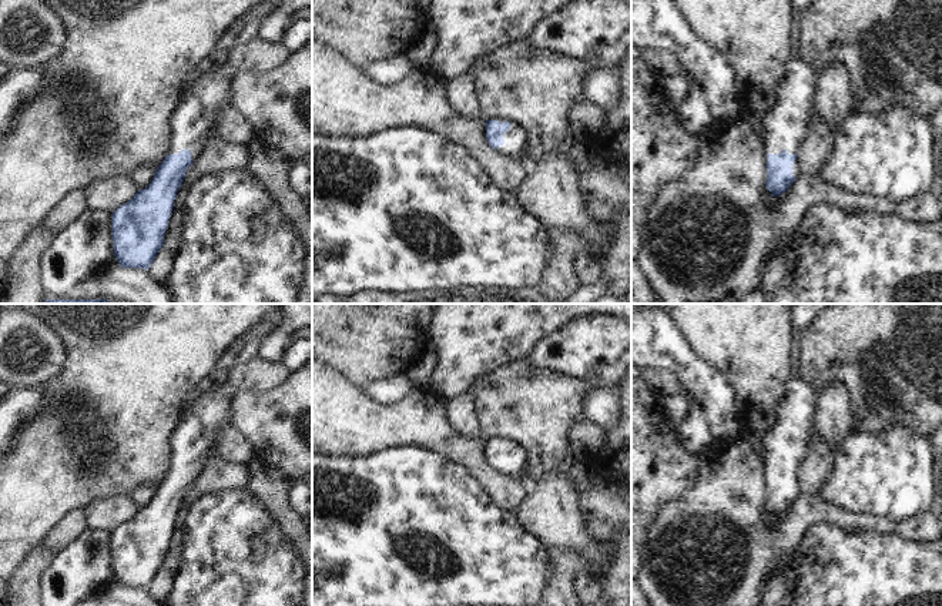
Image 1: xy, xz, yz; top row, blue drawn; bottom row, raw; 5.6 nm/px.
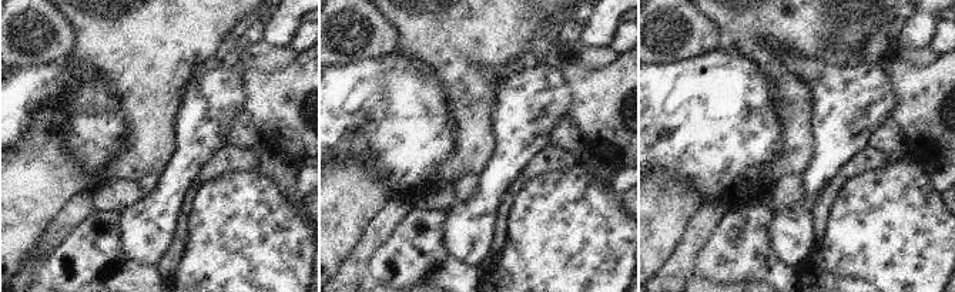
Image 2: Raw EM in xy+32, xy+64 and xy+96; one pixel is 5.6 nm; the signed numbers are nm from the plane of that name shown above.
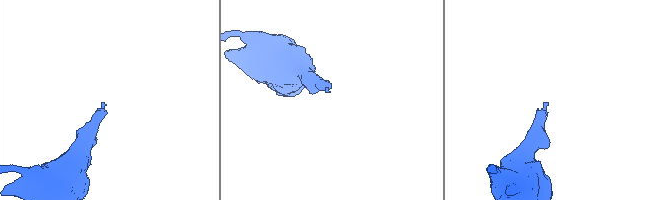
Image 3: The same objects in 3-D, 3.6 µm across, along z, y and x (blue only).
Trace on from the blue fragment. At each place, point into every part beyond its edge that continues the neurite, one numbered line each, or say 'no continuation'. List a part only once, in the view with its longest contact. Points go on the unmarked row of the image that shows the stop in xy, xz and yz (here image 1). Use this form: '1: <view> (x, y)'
1: xz (516, 464)

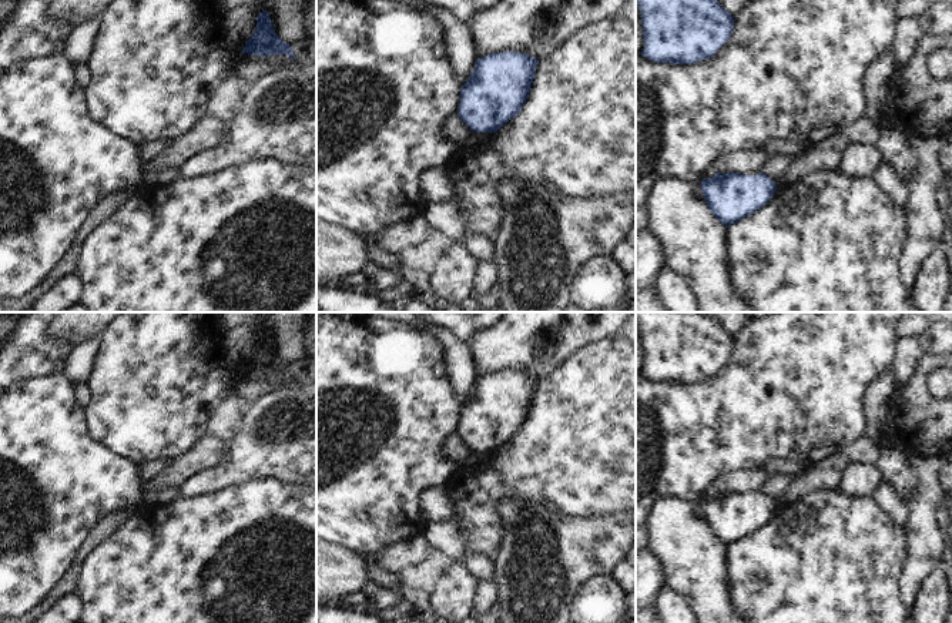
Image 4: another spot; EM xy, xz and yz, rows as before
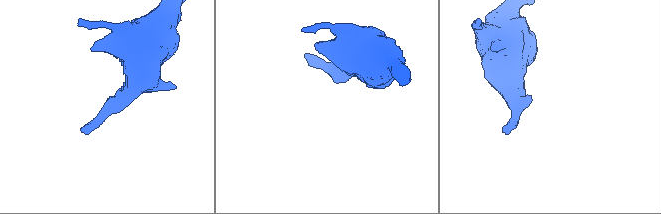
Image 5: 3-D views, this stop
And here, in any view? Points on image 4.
no continuation

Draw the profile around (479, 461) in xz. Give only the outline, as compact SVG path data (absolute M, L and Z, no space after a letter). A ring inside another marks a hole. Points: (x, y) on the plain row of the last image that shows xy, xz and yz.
M476 452L472 458L469 458L462 466L469 469L472 473L477 473L487 468L492 462L492 452Z

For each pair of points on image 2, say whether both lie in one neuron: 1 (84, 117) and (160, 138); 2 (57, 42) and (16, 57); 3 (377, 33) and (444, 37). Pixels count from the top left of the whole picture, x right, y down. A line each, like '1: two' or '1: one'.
1: two
2: one
3: two

